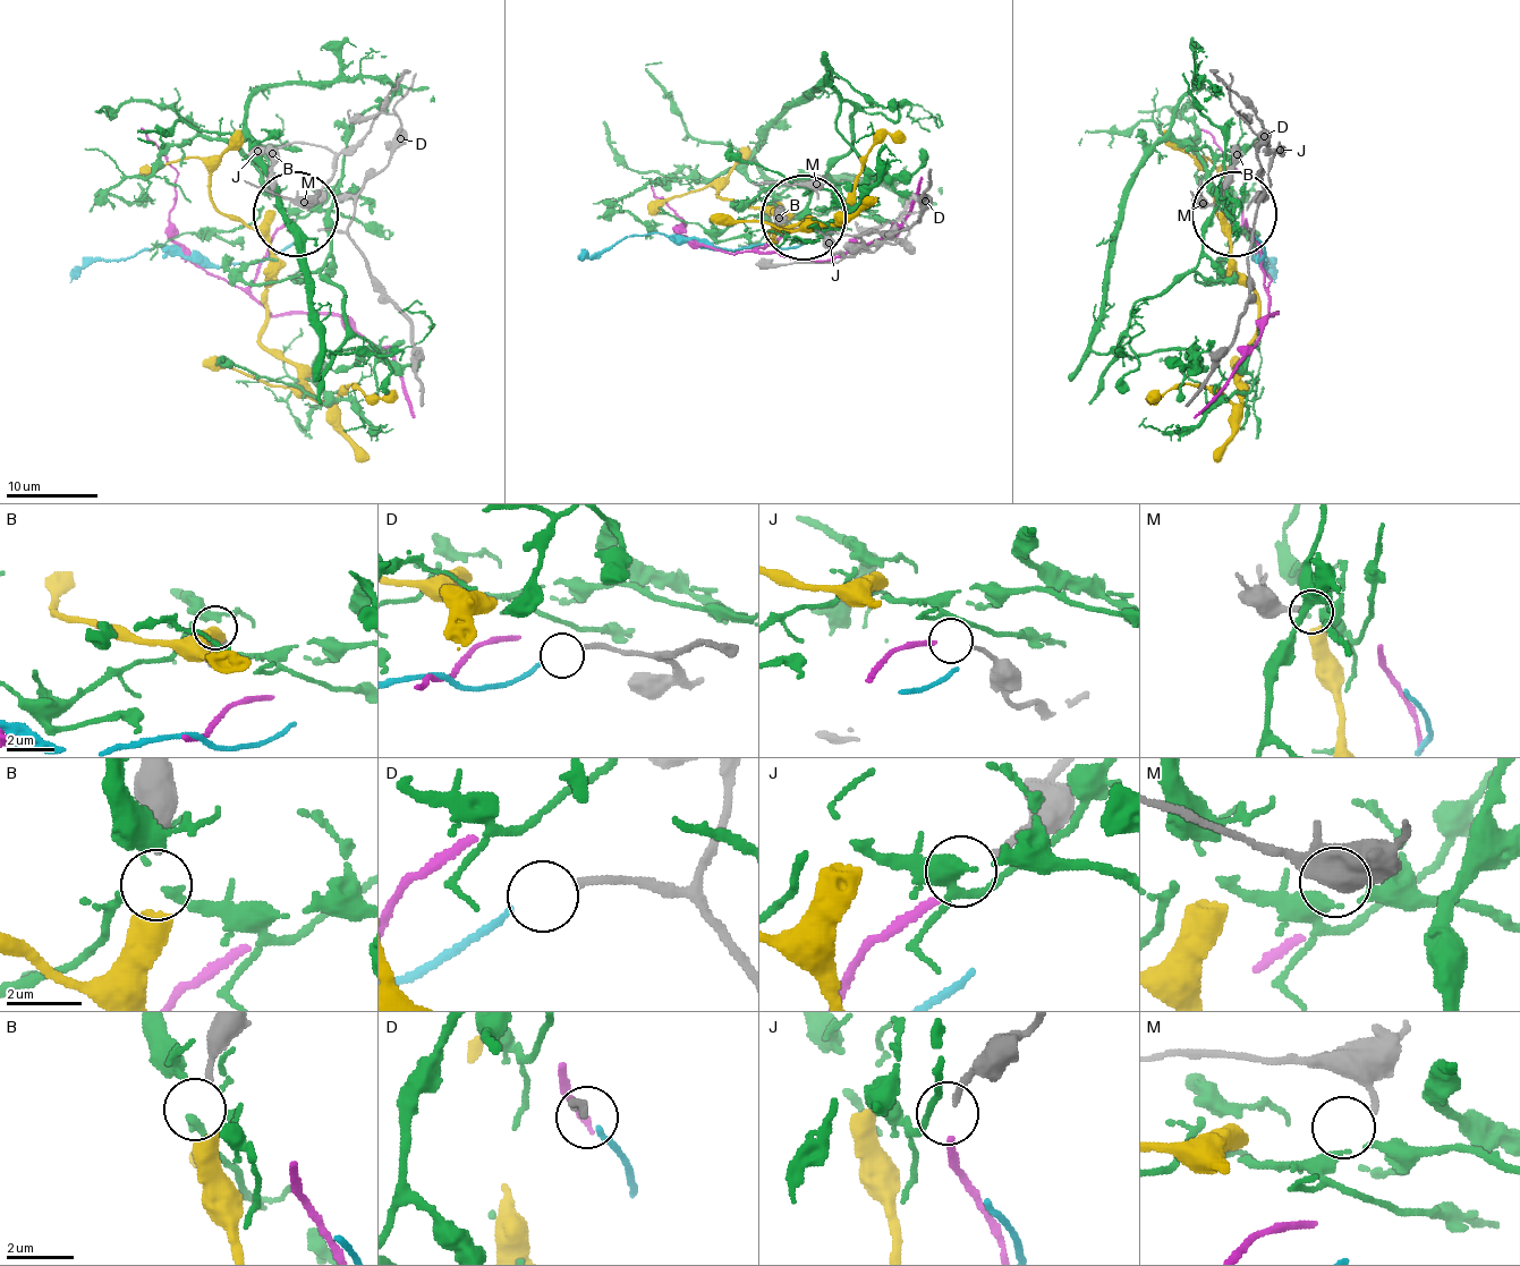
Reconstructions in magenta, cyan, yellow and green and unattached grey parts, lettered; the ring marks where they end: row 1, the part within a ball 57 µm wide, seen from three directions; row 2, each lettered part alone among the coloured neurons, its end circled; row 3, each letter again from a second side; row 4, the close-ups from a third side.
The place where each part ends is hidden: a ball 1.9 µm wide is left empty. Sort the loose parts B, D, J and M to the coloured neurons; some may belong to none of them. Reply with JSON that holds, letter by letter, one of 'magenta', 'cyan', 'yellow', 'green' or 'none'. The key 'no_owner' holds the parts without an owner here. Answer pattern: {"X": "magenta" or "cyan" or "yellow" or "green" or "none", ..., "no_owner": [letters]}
{"B": "yellow", "D": "cyan", "J": "magenta", "M": "none", "no_owner": ["M"]}

